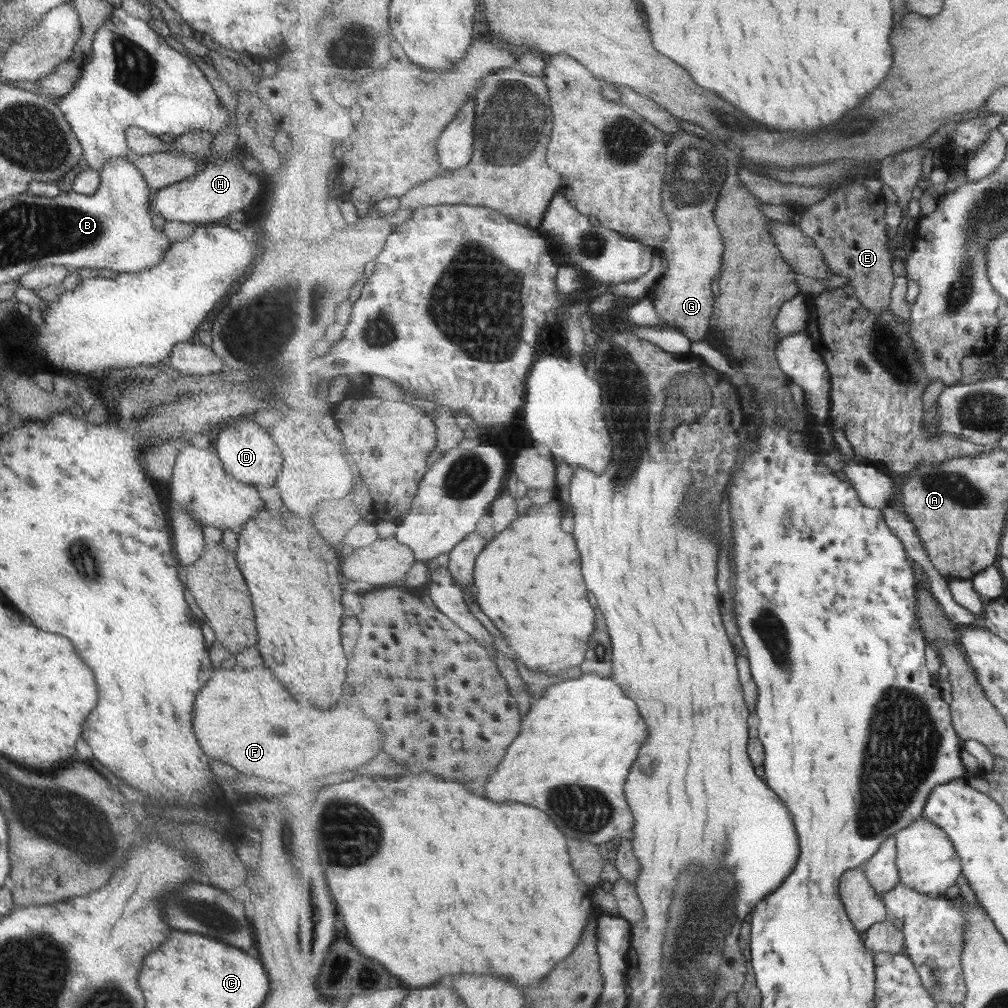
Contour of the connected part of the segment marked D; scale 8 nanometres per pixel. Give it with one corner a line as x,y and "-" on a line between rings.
246,416
227,421
226,427
218,432
213,450
219,457
223,470
241,484
273,486
276,474
281,470
281,451
271,440
270,434
263,432
263,428

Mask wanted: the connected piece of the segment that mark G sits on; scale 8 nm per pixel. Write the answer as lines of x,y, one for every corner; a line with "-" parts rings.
680,131
675,134
673,144
668,144
667,160
665,182
671,198
663,198
663,204
671,220
671,233
659,254
665,257
668,269
647,297
656,306
661,322
680,328
692,341
703,341
711,334
710,324
716,303
711,284
722,271
723,256
727,250
714,211
728,179
727,158
715,144
701,136

